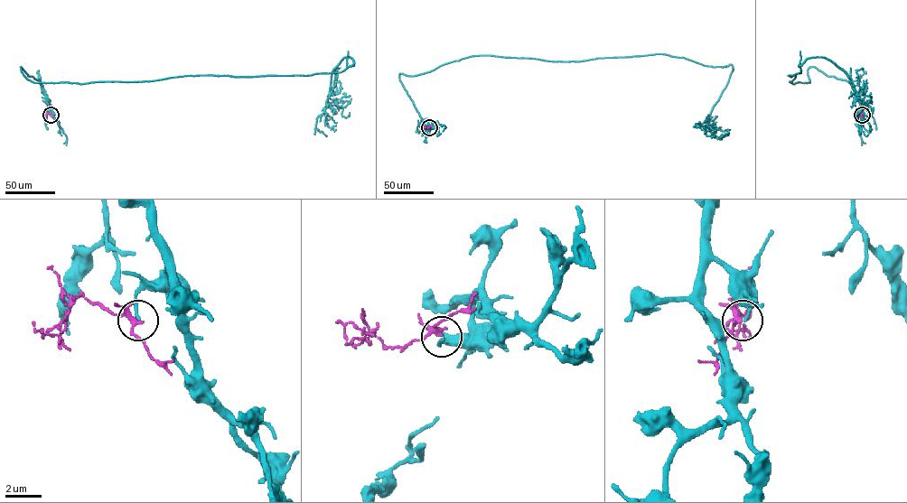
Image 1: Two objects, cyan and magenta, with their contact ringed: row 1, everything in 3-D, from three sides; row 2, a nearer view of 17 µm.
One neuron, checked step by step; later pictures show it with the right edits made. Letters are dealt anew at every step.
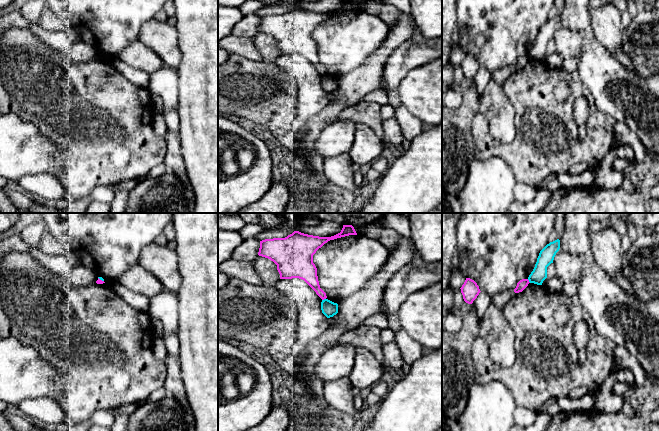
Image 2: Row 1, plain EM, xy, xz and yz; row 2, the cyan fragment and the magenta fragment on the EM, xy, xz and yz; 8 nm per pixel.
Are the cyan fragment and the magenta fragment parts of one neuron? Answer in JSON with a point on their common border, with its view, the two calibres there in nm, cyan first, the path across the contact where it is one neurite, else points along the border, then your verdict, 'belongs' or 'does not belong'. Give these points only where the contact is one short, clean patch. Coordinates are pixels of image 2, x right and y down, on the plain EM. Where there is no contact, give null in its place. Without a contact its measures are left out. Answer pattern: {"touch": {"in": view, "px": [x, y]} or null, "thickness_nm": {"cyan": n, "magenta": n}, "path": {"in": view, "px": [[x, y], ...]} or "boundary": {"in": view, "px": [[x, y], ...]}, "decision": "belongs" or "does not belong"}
{"touch": {"in": "xz", "px": [324, 75]}, "thickness_nm": {"cyan": 120, "magenta": 140}, "boundary": {"in": "xz", "px": [[325, 74], [322, 76]]}, "decision": "does not belong"}

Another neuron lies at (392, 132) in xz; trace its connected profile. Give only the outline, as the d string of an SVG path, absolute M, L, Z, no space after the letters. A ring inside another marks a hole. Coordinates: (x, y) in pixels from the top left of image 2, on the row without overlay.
M395 116L383 121L382 131L384 135L383 142L401 145L402 141L405 139L400 124Z

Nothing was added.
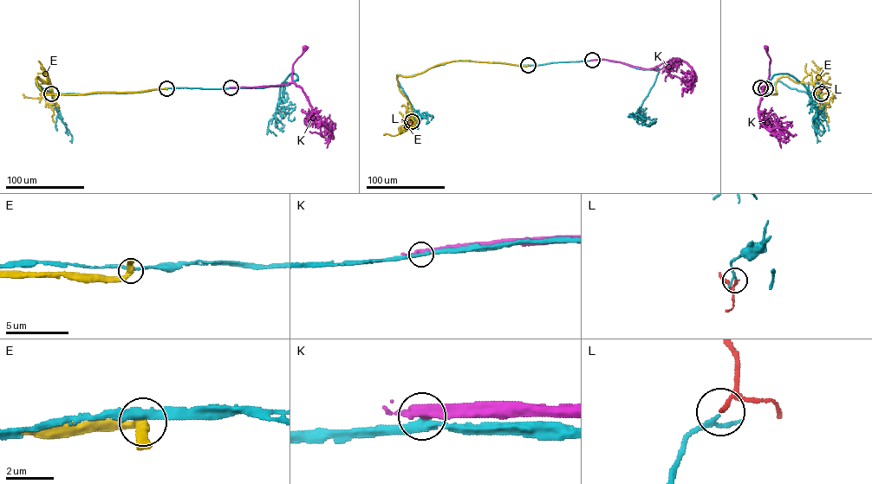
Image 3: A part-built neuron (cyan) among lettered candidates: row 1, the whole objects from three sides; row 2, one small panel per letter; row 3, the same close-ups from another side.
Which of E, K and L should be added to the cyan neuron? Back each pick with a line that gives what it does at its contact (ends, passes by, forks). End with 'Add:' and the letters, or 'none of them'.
L: it passes by
Add: L

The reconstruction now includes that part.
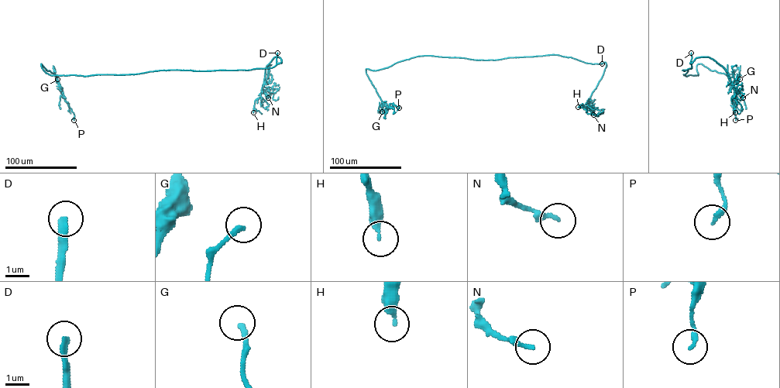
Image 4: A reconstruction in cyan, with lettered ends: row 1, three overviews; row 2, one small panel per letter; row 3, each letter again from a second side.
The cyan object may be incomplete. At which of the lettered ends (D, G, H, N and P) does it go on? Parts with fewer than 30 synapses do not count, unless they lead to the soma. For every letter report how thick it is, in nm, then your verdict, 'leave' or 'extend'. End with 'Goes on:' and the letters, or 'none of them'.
D: calibre 240 nm; extend
G: calibre 240 nm; leave
H: calibre 340 nm; leave
N: calibre 240 nm; leave
P: calibre 190 nm; leave
Goes on: D

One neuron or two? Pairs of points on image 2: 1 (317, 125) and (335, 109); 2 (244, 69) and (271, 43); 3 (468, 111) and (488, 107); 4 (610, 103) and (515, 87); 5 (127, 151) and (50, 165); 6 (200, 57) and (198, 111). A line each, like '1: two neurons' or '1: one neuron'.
1: one neuron
2: two neurons
3: two neurons
4: two neurons
5: two neurons
6: one neuron

